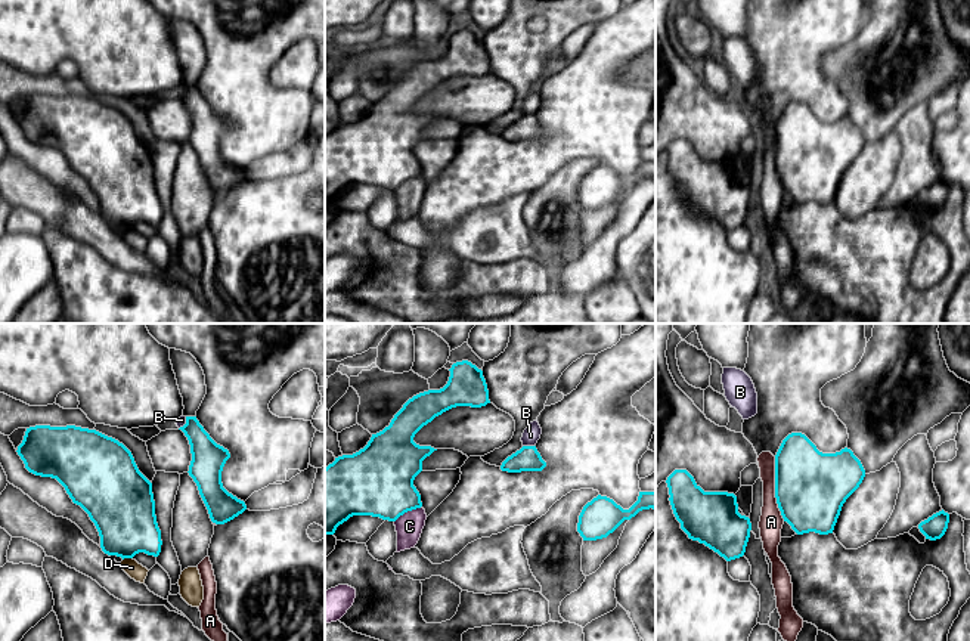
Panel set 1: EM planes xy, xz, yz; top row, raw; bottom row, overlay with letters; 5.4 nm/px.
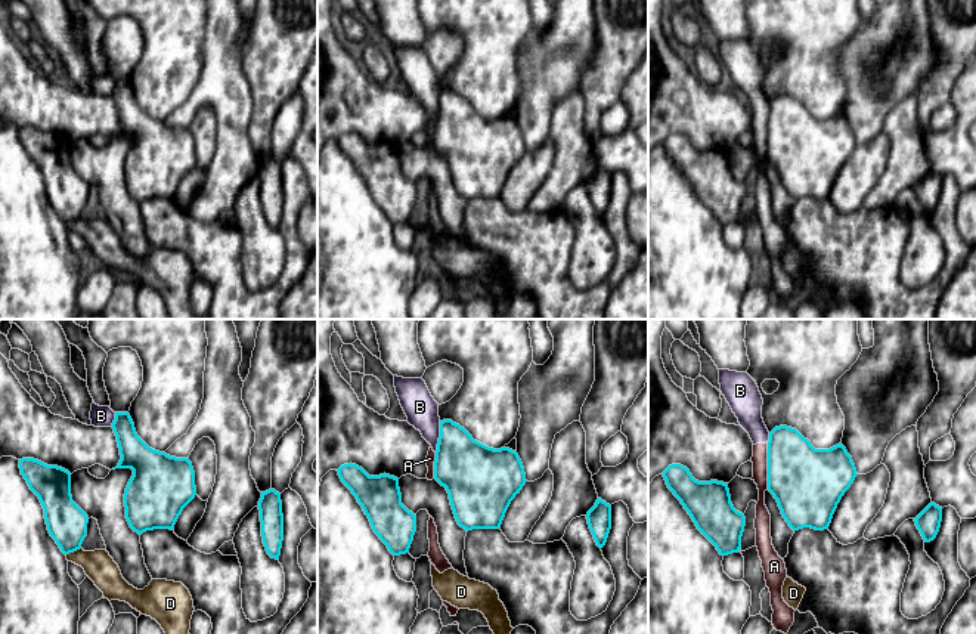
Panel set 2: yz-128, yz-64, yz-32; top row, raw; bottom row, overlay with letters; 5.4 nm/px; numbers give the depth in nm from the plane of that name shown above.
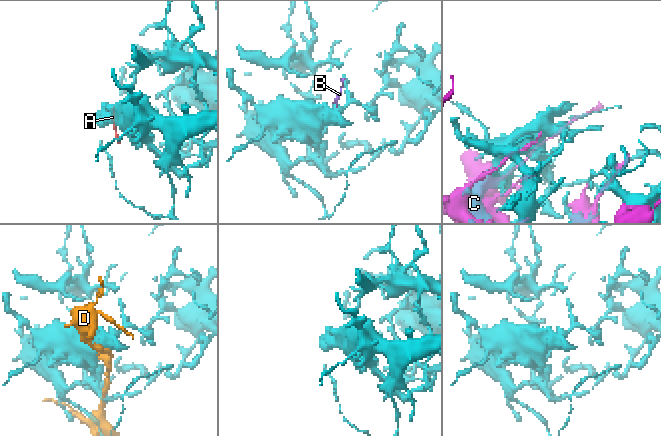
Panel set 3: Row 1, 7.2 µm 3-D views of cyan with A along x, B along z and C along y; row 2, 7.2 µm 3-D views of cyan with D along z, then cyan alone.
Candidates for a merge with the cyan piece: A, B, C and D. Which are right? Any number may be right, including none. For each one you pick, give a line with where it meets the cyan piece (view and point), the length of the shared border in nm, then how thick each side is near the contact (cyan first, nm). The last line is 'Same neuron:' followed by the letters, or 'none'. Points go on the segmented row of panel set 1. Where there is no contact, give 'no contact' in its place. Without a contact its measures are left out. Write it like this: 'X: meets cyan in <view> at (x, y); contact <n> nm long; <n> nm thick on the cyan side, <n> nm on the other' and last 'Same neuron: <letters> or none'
Same neuron: none

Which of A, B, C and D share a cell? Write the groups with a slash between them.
A B / C / D

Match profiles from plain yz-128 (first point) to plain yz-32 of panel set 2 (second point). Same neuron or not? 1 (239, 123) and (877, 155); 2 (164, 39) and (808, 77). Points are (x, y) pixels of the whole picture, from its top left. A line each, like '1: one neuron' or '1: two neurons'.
1: two neurons
2: one neuron

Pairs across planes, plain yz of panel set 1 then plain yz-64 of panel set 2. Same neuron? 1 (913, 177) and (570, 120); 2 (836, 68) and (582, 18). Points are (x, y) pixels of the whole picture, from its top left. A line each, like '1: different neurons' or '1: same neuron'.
1: same neuron
2: same neuron

